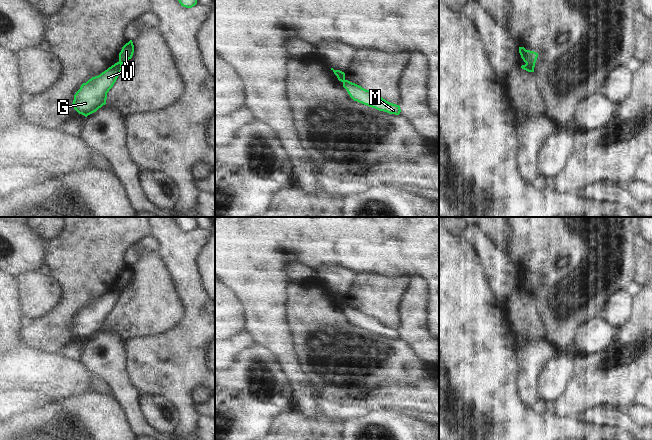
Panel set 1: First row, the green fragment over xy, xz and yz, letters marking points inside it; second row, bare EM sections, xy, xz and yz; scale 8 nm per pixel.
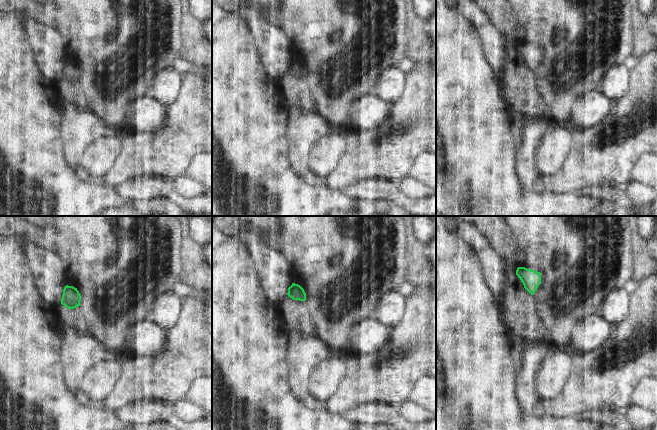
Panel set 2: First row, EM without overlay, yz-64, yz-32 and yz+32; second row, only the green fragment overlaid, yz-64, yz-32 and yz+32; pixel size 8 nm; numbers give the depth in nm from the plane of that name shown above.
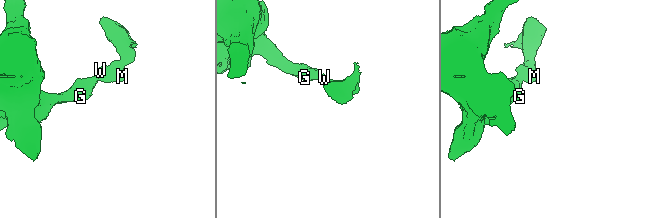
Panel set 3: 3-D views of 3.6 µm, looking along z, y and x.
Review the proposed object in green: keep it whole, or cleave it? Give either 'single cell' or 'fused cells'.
fused cells

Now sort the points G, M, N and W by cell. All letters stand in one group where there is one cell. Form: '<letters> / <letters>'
G N / M W

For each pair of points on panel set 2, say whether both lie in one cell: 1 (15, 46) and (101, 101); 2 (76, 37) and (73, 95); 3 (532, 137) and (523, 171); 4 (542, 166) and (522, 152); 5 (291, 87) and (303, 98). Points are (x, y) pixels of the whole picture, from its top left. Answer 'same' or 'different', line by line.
1: different
2: different
3: same
4: different
5: same

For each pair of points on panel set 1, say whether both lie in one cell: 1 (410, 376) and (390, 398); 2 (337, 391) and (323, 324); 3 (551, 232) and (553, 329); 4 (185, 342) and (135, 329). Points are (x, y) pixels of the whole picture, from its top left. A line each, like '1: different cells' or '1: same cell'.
1: different cells
2: same cell
3: same cell
4: different cells

